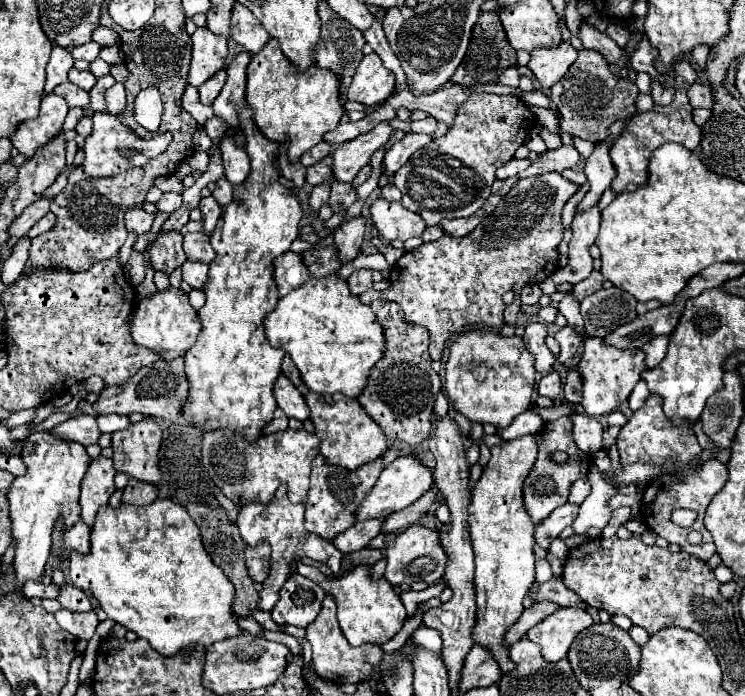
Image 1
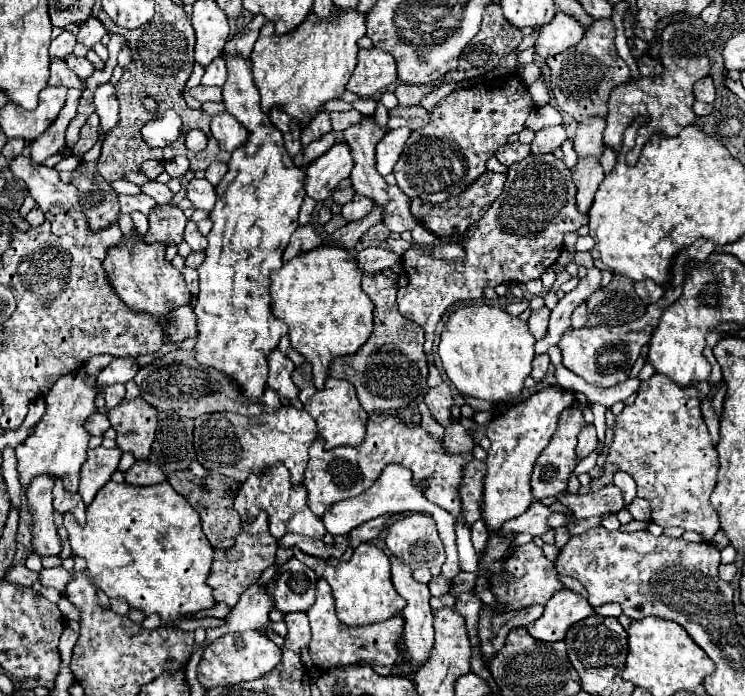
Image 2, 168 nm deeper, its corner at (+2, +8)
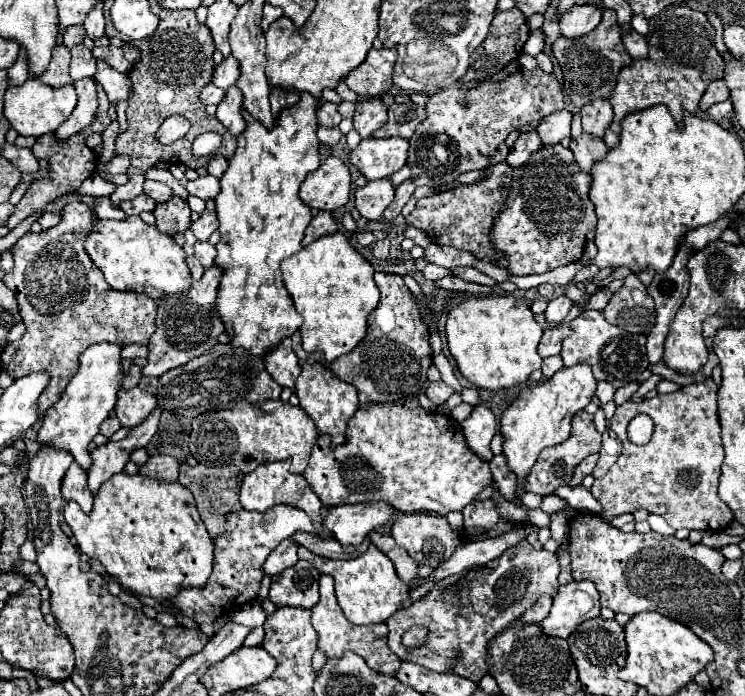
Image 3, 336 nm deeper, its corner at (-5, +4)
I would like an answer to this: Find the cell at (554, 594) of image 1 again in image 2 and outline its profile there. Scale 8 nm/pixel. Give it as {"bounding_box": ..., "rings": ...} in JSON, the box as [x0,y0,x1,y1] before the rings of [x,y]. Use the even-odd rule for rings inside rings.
{"bounding_box":[489,542,563,610],"rings":[[[533,542],[519,546],[517,551],[505,564],[505,574],[503,576],[493,576],[489,578],[491,582],[491,592],[495,598],[503,604],[507,604],[505,610],[515,610],[515,608],[525,608],[531,604],[545,604],[553,594],[563,590],[563,582],[559,580],[559,574],[555,570],[555,564],[545,558],[543,550]],[[507,574],[511,578],[507,578]]]}

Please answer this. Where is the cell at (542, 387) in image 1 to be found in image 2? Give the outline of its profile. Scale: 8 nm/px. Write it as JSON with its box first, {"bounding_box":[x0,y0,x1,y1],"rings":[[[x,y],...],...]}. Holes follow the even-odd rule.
{"bounding_box":[531,354,549,382],"rings":[[[547,354],[535,356],[535,360],[533,360],[533,372],[531,372],[531,376],[533,376],[537,382],[541,382],[541,380],[545,378],[547,370],[549,370],[549,356],[547,356]]]}

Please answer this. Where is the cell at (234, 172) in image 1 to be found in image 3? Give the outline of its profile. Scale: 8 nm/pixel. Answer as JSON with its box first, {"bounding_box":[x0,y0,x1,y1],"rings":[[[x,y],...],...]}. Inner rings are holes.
{"bounding_box":[216,86,246,136],"rings":[[[236,86],[226,90],[224,100],[218,104],[216,118],[228,128],[230,134],[240,136],[244,132],[246,122],[244,122],[244,116],[242,116],[242,92]]]}

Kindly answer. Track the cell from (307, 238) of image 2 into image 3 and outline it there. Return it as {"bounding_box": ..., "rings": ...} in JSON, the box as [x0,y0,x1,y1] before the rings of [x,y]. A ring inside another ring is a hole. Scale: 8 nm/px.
{"bounding_box":[302,212,338,246],"rings":[[[318,212],[318,216],[314,216],[310,226],[306,228],[306,236],[302,240],[302,246],[308,246],[310,242],[314,242],[326,234],[332,234],[336,230],[338,230],[338,226],[336,226],[332,212]]]}

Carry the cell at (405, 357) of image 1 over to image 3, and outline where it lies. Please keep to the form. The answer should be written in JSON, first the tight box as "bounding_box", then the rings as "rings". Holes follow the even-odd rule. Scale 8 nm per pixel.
{"bounding_box":[330,272,432,406],"rings":[[[376,272],[374,280],[382,292],[376,310],[368,316],[368,332],[362,342],[348,354],[336,358],[330,370],[344,382],[350,382],[358,390],[360,406],[392,404],[416,398],[428,386],[426,370],[432,364],[430,334],[420,316],[420,306],[414,302],[402,276]],[[352,364],[358,364],[360,374],[354,376]]]}

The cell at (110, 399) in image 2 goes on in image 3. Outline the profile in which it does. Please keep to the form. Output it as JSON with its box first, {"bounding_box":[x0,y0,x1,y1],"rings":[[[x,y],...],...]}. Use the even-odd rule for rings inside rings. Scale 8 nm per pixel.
{"bounding_box":[122,366,142,388],"rings":[[[130,366],[130,370],[128,370],[128,374],[124,376],[124,380],[122,380],[122,388],[134,388],[138,382],[140,382],[140,378],[142,378],[142,368],[140,366]]]}

